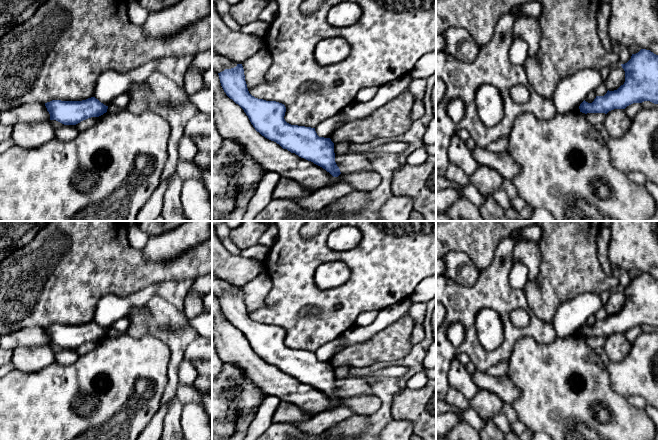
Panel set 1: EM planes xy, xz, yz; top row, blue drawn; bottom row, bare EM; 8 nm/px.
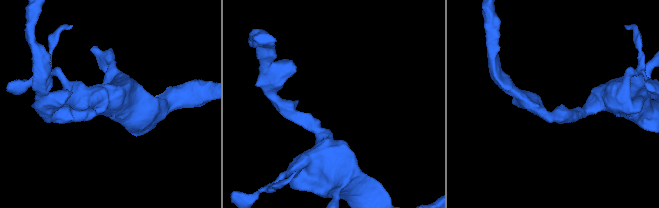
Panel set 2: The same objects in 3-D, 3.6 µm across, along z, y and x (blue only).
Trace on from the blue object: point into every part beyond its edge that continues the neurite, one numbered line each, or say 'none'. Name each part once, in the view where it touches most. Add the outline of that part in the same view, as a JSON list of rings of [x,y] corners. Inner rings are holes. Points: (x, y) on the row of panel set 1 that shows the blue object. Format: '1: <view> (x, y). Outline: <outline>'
none

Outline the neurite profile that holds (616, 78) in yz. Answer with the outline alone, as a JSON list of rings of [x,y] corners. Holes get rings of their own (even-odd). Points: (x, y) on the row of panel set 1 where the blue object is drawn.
[[[621,65],[611,67],[604,84],[609,91],[617,90],[625,82],[625,71]]]

